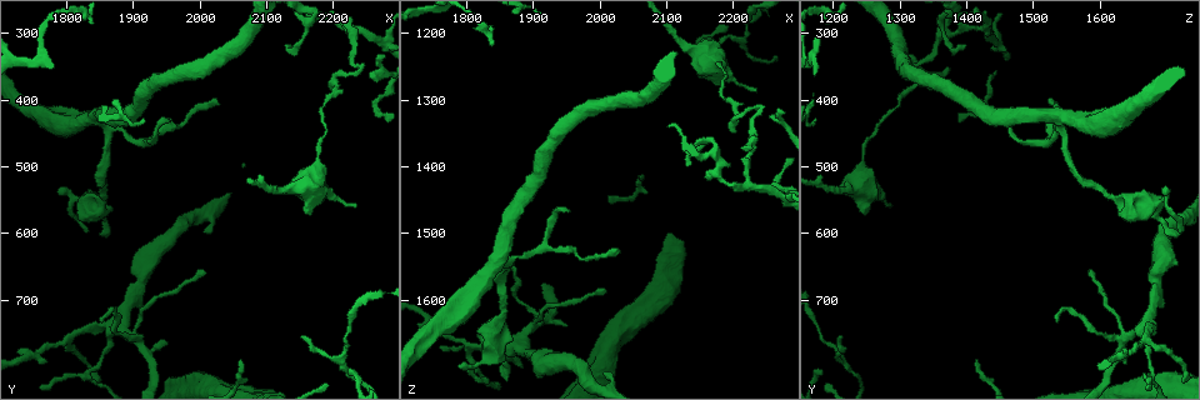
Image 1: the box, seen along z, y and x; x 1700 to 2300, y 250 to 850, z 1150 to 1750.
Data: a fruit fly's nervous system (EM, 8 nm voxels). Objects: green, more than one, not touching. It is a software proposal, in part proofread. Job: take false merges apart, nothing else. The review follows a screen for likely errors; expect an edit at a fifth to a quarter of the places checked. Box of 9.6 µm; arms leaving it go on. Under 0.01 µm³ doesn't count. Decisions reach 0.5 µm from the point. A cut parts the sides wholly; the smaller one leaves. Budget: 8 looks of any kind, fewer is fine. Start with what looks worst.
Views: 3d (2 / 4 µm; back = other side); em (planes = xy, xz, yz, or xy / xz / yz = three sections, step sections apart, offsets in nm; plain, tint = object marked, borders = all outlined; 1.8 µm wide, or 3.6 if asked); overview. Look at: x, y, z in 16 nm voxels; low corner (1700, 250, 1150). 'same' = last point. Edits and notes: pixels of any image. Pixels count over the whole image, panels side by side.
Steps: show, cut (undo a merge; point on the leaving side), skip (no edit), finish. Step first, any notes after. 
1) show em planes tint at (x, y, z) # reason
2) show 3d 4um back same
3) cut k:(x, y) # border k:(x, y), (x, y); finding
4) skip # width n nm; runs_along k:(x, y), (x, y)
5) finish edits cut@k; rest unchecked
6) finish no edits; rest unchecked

show em xy step 16 plain at (1905, 750, 1635) # sharp bend

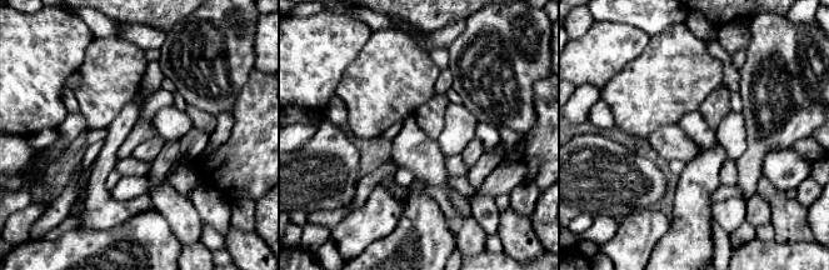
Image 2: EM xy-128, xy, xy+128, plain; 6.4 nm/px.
show em xy step 16 borders same

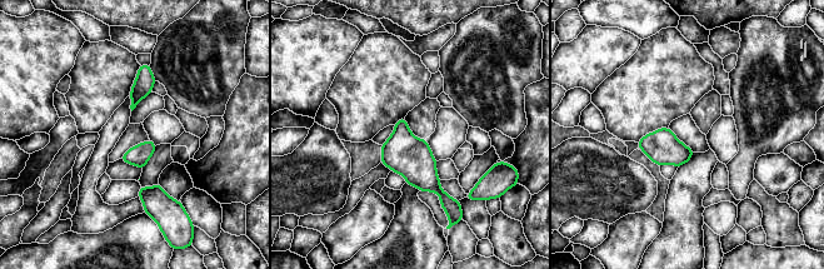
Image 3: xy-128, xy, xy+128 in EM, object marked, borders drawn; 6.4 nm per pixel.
skip # width 60 nm; one neuron here

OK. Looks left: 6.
show em planes tint at (2270, 310, 1445) # abrupt turn

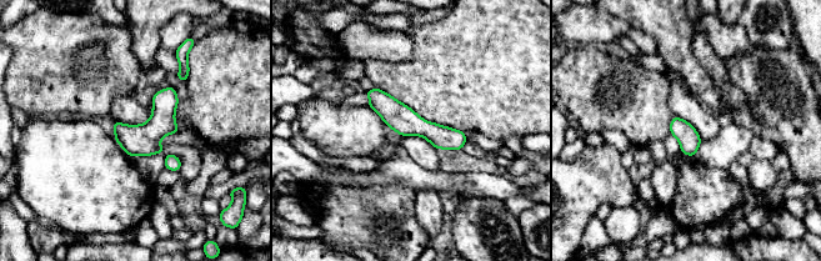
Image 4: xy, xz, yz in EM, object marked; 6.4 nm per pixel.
skip # width 140 nm; runs_along 4:(370, 93), (405, 121), (462, 140); continuous, no second neuron

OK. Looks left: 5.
show em 3.6um planes tint at (1845, 425, 1545) # four arms meet

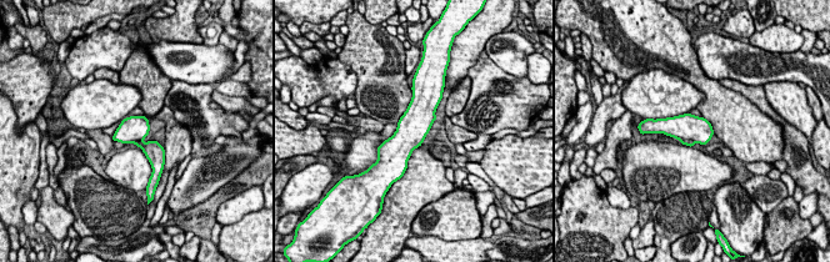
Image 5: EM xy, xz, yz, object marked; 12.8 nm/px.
cut 5:(689, 142) # border 5:(679, 139), (690, 139), (694, 142); a second neuron is stuck on

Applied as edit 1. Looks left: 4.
finish edits cut@5; rest unchecked

